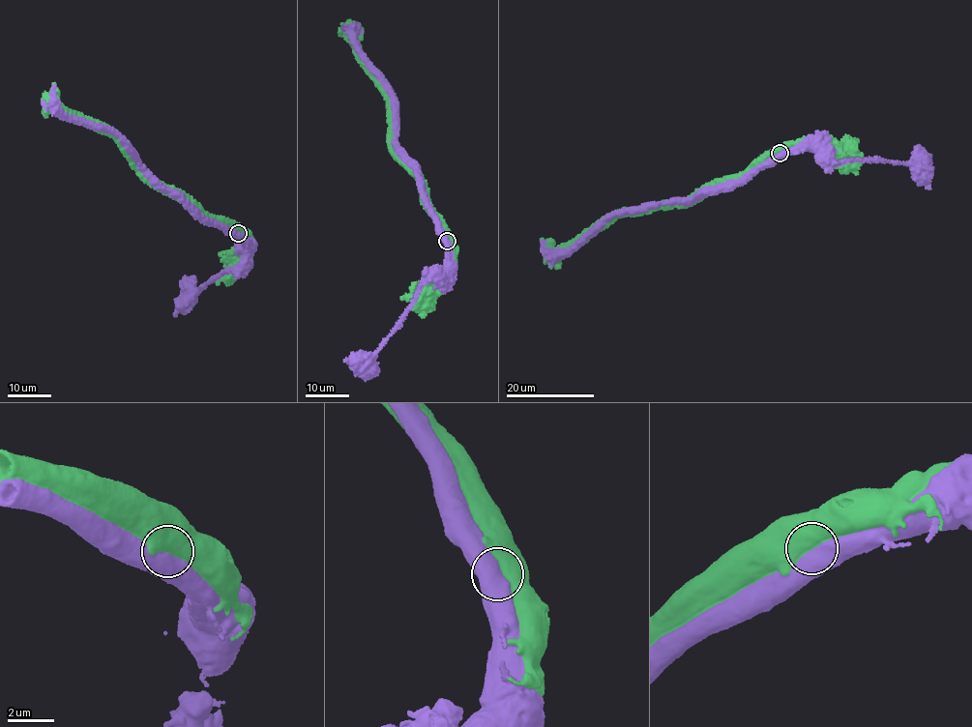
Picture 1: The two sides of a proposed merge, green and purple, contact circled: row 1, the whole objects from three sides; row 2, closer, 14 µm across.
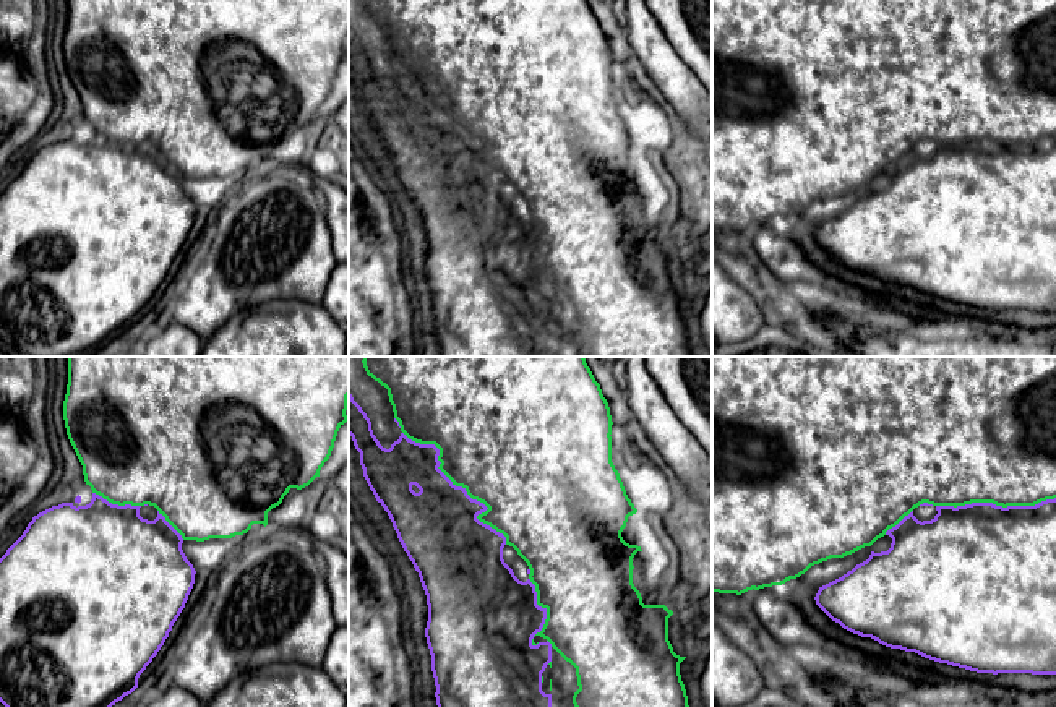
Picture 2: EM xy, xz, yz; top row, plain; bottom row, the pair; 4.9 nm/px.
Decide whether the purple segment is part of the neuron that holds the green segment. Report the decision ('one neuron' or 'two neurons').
two neurons

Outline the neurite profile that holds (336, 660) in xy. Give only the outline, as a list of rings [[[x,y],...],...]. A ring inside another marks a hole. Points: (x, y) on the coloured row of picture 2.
[[[349,626],[333,632],[321,668],[341,689],[349,686]]]

